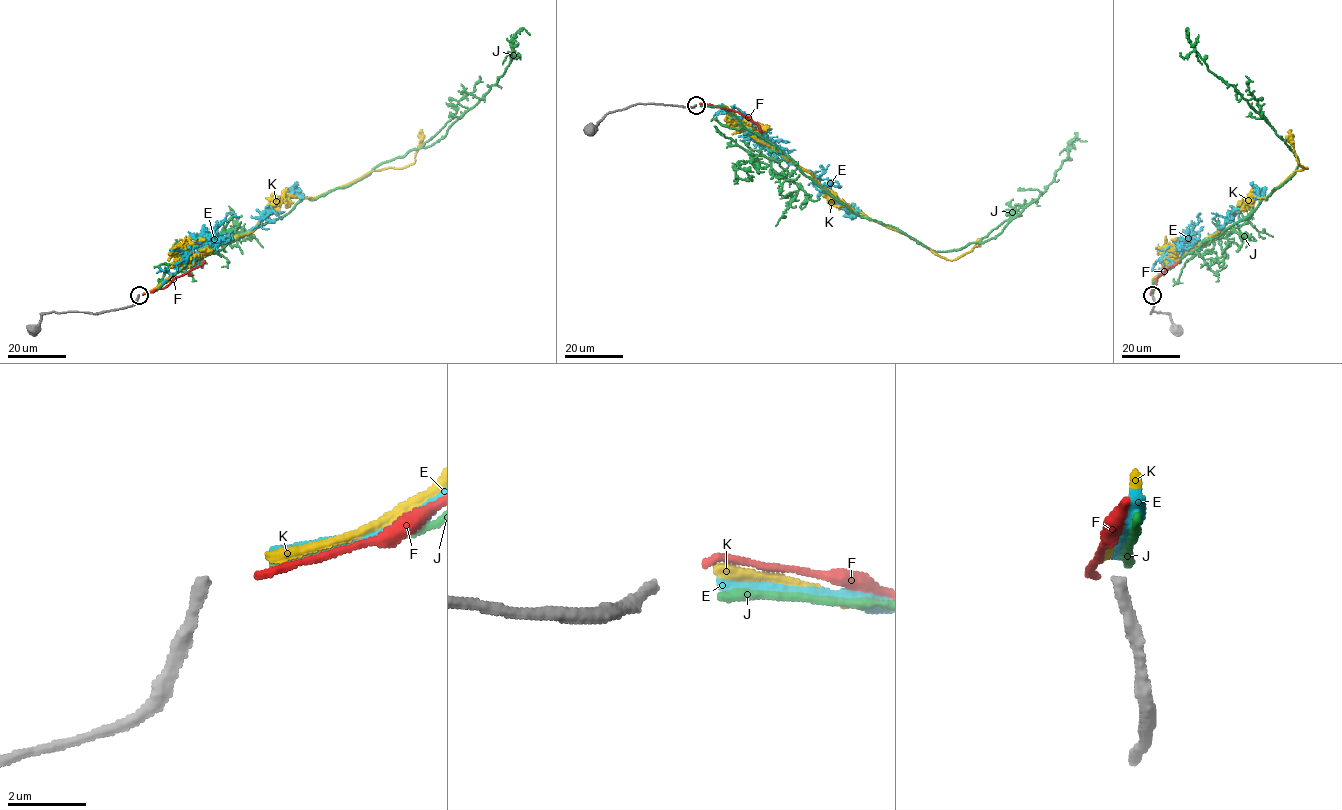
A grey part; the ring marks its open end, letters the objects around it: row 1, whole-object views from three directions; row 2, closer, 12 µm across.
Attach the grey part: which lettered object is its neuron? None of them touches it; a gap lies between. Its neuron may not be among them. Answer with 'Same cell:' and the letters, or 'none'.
Same cell: none

